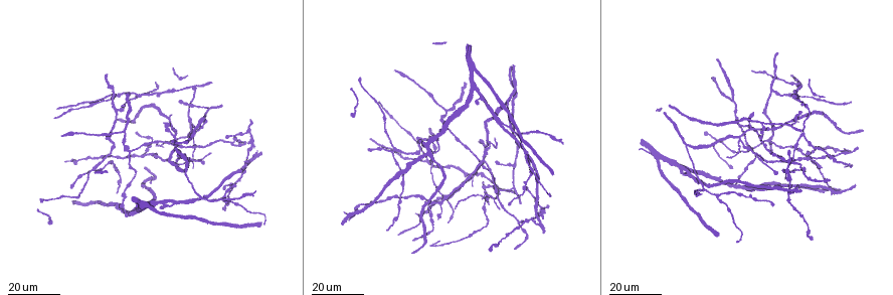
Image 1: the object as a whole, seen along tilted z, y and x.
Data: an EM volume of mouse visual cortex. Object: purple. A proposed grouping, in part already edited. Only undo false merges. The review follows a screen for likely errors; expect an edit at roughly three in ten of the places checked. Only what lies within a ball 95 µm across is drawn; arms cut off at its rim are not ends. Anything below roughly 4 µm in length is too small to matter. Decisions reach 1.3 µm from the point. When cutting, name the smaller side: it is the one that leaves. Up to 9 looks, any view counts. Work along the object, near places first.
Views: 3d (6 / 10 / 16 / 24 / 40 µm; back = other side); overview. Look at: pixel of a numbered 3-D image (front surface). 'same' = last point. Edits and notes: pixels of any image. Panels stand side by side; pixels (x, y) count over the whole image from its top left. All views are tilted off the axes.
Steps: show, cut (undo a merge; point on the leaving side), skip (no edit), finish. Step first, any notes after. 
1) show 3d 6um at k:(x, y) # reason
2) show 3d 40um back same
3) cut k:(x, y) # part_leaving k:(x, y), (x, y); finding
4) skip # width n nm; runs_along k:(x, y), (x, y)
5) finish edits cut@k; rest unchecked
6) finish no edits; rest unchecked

show 3d 24um at 1:(189, 201)

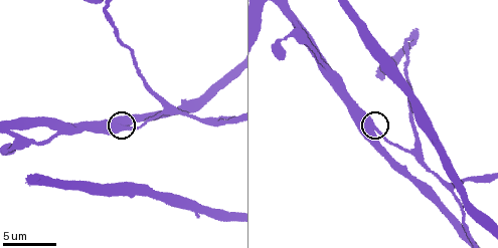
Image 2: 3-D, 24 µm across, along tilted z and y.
show 3d 6um at 2:(126, 129)

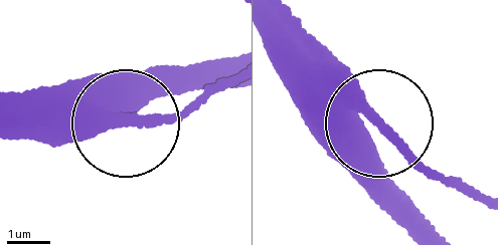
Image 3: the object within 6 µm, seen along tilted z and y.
skip # all the same neuron

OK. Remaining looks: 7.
show 3d 16um at 1:(467, 58)

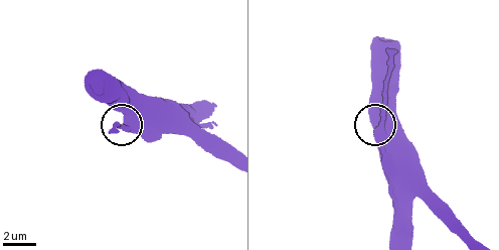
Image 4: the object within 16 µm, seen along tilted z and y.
show 3d 6um at 4:(126, 119) # closer look

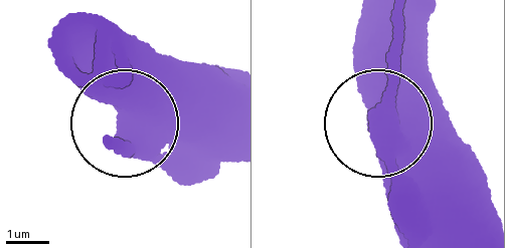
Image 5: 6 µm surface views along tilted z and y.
skip # runs_along 5:(439, 229), (378, 120), (396, 32); continuous, no second neuron

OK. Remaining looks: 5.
show 3d 16um at 1:(739, 125) # three arms meet

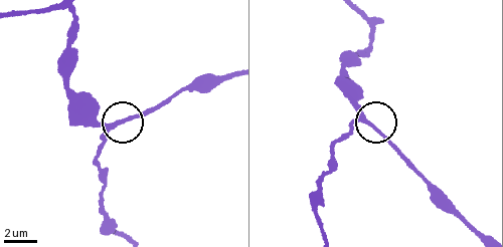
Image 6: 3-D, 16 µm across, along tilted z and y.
show 3d 10um at 6:(363, 119) # closer look

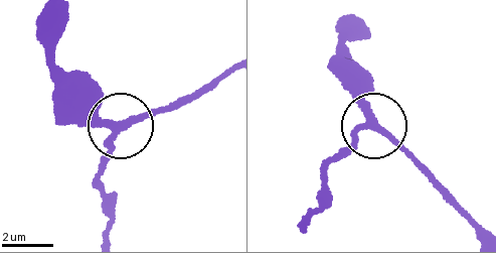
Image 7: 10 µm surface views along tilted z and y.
skip # arms 3; runs_along 7:(107, 231), (101, 183), (115, 130), (62, 99); one neuron here

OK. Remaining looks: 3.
show 3d 24um at 1:(433, 245) # two arms in line, one across

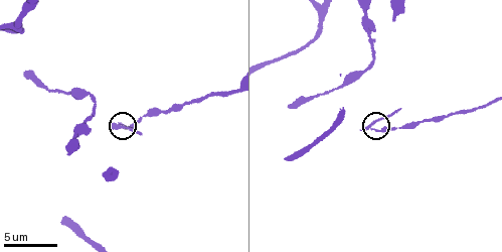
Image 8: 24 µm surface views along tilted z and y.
show 3d 10um at 8:(375, 129)

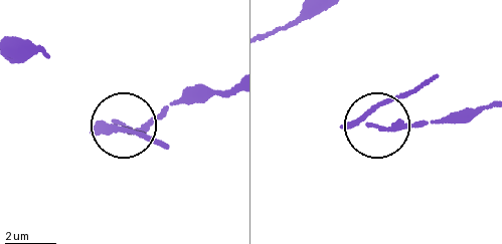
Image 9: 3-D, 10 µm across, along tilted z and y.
skip # arms 3; all the same neuron

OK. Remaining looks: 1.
finish no edits; rest unchecked

